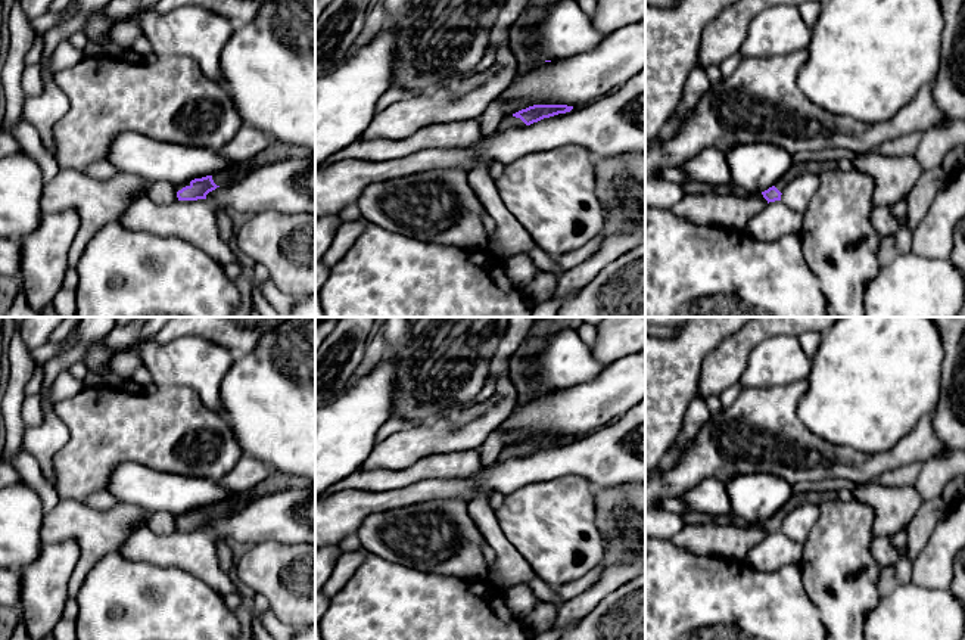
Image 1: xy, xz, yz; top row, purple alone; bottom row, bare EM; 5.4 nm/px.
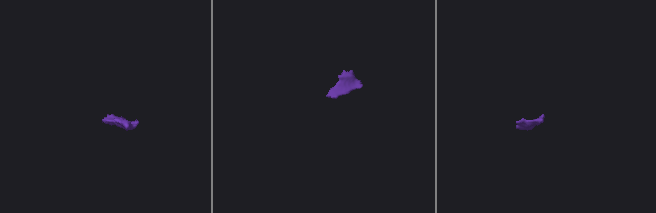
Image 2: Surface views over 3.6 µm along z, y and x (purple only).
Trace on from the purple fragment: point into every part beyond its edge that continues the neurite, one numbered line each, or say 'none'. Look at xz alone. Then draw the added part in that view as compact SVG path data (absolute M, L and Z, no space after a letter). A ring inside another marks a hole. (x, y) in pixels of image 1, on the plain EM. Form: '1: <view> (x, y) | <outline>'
1: xz (510, 451) | M508 445L505 447L499 457L498 457L498 462L505 462L505 460L510 460L510 459L519 459L519 457L524 457L526 454L520 450L520 448L516 448L513 445Z

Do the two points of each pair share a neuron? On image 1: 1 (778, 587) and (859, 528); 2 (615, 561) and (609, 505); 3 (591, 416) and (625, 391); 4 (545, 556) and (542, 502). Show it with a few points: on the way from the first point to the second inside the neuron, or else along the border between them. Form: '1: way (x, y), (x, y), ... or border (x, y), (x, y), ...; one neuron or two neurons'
1: border (799, 564), (802, 586), (813, 603); two neurons
2: way (615, 547), (615, 518); one neuron
3: way (600, 407), (616, 391); one neuron
4: way (545, 543), (545, 521), (542, 515); one neuron

